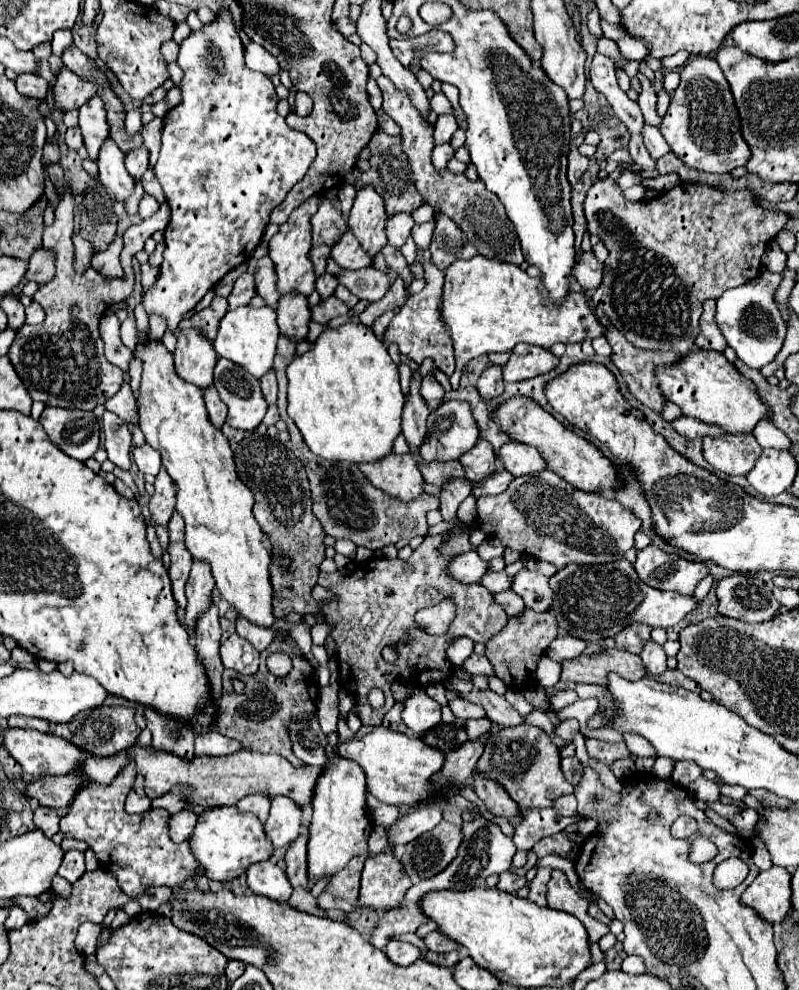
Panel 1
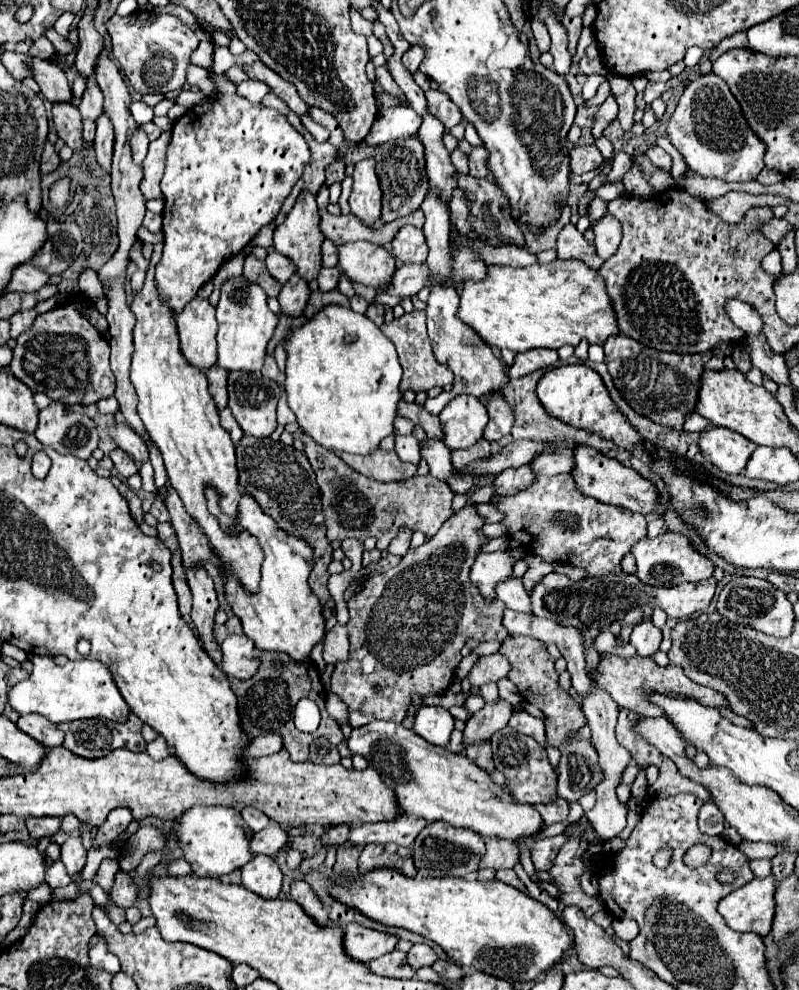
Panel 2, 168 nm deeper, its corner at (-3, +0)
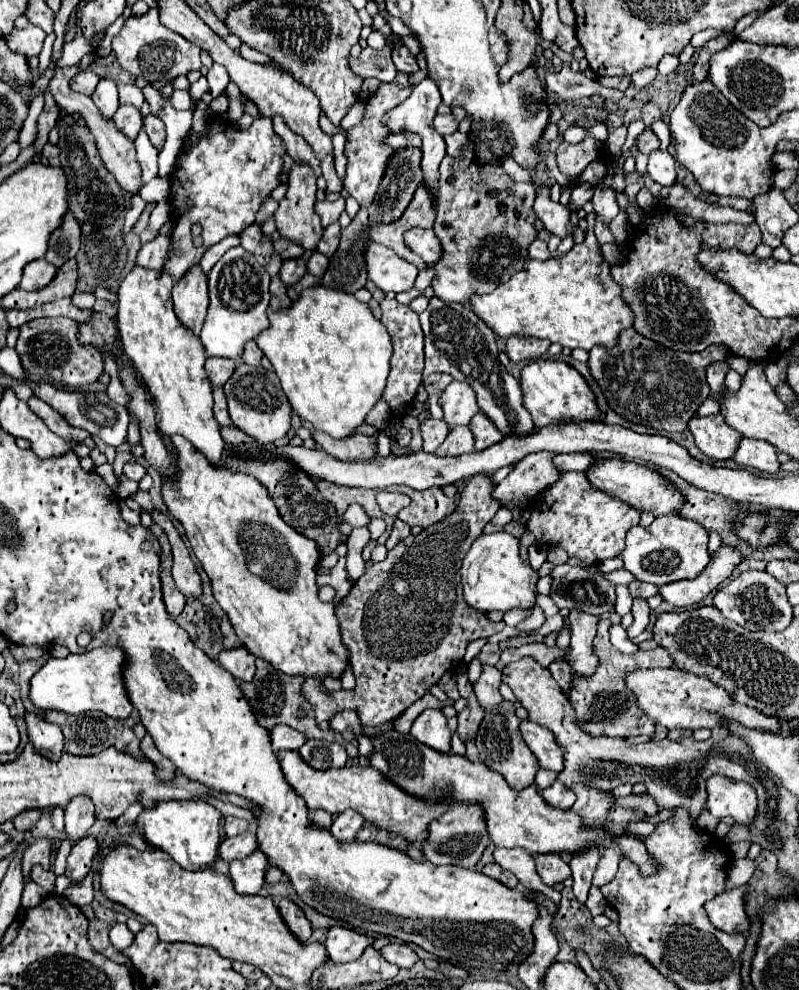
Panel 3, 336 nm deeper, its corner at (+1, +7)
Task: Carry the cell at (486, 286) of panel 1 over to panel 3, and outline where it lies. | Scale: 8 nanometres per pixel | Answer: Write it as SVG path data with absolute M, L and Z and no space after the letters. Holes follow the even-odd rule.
M595 213L587 214L586 240L582 244L576 244L562 258L550 258L546 262L526 260L526 270L514 274L508 280L508 284L500 284L498 290L494 290L492 294L472 296L470 304L474 314L478 314L500 338L524 334L534 338L546 338L550 342L558 342L568 348L584 348L584 350L590 350L592 346L614 348L618 344L620 332L626 328L632 328L634 312L622 300L622 288L612 280L610 264L602 258L600 244L594 238L595 217Z

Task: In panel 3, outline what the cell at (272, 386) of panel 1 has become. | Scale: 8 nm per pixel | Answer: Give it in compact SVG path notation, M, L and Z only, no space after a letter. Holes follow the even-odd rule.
M254 340L246 342L246 348L244 348L244 352L242 352L242 362L244 362L244 364L250 364L250 366L260 364L262 356L264 356L264 354L262 354L262 350L258 350L258 346L256 346Z

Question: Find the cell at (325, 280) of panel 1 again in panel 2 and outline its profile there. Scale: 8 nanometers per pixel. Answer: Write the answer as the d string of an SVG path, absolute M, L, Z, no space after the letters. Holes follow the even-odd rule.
M338 267L322 269L322 271L320 271L320 275L318 275L318 285L320 285L320 289L326 293L326 291L336 289L338 279L340 279L340 271L338 271Z

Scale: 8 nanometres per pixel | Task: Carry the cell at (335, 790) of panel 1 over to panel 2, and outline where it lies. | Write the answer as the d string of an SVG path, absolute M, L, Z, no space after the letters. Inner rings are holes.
M332 825L330 829L326 829L318 841L322 847L326 845L340 845L340 843L346 843L348 841L348 835L350 835L350 825Z

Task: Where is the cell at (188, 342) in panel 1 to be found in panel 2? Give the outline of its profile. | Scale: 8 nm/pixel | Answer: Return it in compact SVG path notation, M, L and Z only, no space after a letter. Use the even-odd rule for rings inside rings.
M196 297L184 307L178 315L178 335L182 355L192 367L208 371L216 365L216 317L208 301Z

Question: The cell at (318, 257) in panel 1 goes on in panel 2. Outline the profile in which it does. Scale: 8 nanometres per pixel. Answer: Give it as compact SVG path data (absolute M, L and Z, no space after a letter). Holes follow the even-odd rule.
M332 241L322 243L322 267L334 267L338 263L338 249Z

